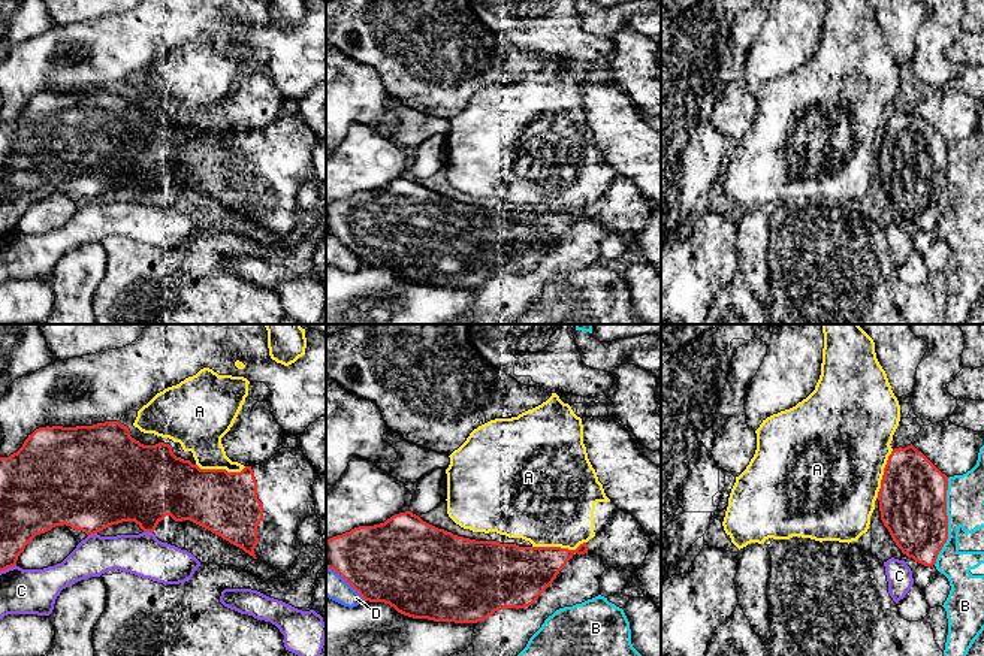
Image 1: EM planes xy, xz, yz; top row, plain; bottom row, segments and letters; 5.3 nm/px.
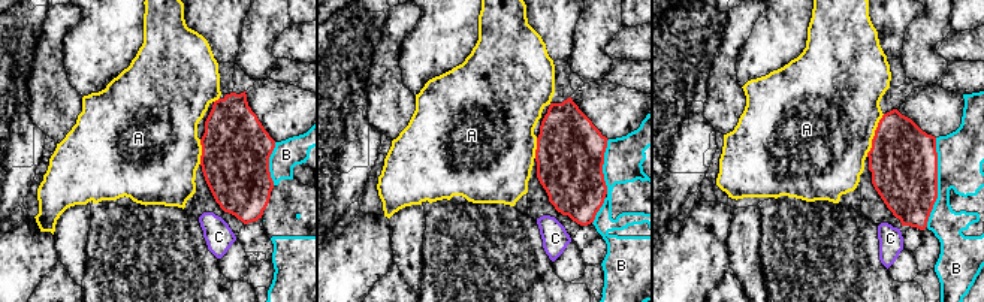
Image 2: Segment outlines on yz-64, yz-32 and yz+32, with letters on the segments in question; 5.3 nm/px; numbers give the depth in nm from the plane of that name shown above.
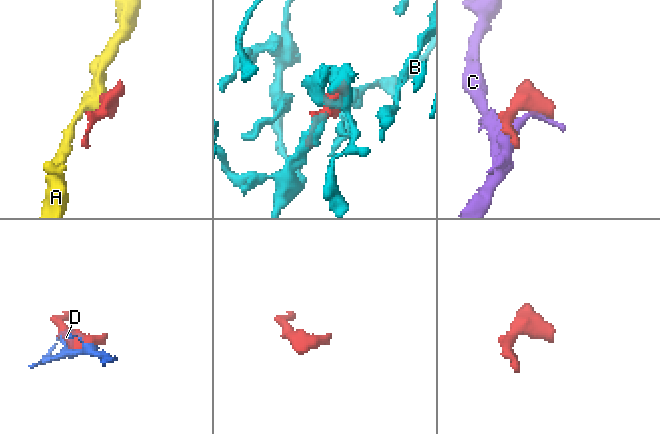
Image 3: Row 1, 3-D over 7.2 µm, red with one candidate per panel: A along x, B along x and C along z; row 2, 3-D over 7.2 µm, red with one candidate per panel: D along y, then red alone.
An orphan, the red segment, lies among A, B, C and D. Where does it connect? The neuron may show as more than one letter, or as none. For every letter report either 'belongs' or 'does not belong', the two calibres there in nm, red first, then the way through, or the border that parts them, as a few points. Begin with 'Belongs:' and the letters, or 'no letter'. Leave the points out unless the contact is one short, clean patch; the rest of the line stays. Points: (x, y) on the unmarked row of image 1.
Belongs: no letter
A: does not belong; calibres 300 and 480 nm
B: does not belong; calibres 360 and 200 nm
C: does not belong; calibres 420 and 220 nm
D: does not belong; calibres 420 and 160 nm

